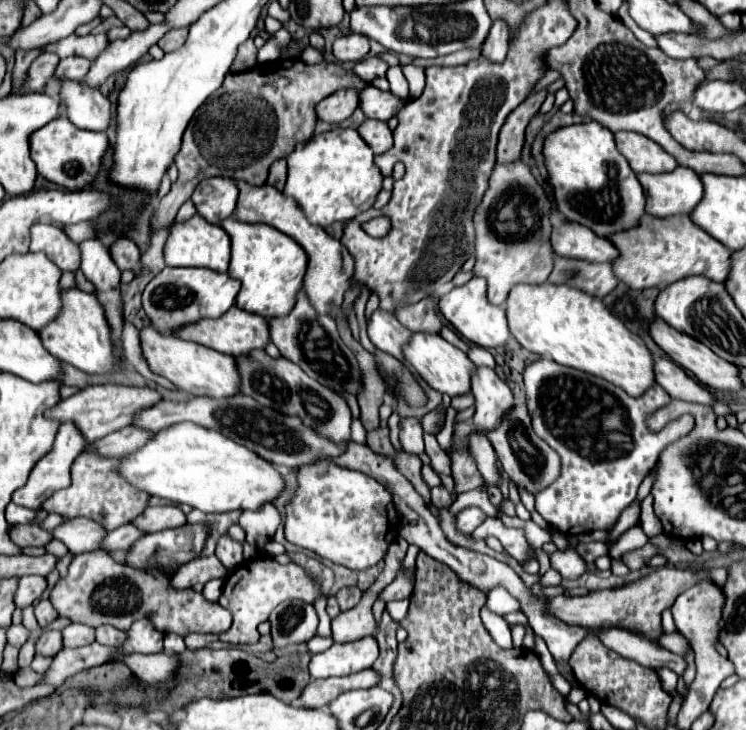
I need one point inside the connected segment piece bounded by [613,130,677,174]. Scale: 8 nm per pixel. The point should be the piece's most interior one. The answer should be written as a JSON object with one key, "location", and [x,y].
{"location":[643,155]}

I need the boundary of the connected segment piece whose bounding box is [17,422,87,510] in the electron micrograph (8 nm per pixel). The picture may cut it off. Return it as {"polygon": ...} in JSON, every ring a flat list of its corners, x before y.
{"polygon":[[67,422,67,424,61,424,59,428,59,434,55,438,55,444,53,444,53,450,49,454,45,454,37,466,31,470,29,474,29,480,23,488,17,490,17,504,19,506,25,506,25,508,31,508,31,510,39,510,41,504,51,498,57,490,63,490,71,484,71,464,73,460,83,452,83,448,87,446,87,440,83,434,79,434,79,428,73,424,73,422]]}

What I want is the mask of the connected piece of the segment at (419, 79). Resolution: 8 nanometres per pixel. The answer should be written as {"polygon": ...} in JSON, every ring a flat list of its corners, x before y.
{"polygon":[[405,64,401,66,407,82,409,82,409,94,411,98,417,98,421,96,423,88,425,88,425,68,421,66,415,66,415,64]]}

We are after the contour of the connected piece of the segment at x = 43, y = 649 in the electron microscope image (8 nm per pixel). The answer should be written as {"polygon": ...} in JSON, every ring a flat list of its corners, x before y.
{"polygon":[[55,630,43,632,43,636,37,642,37,652,45,656,55,656,61,648,63,648,63,636,61,632,55,632]]}

